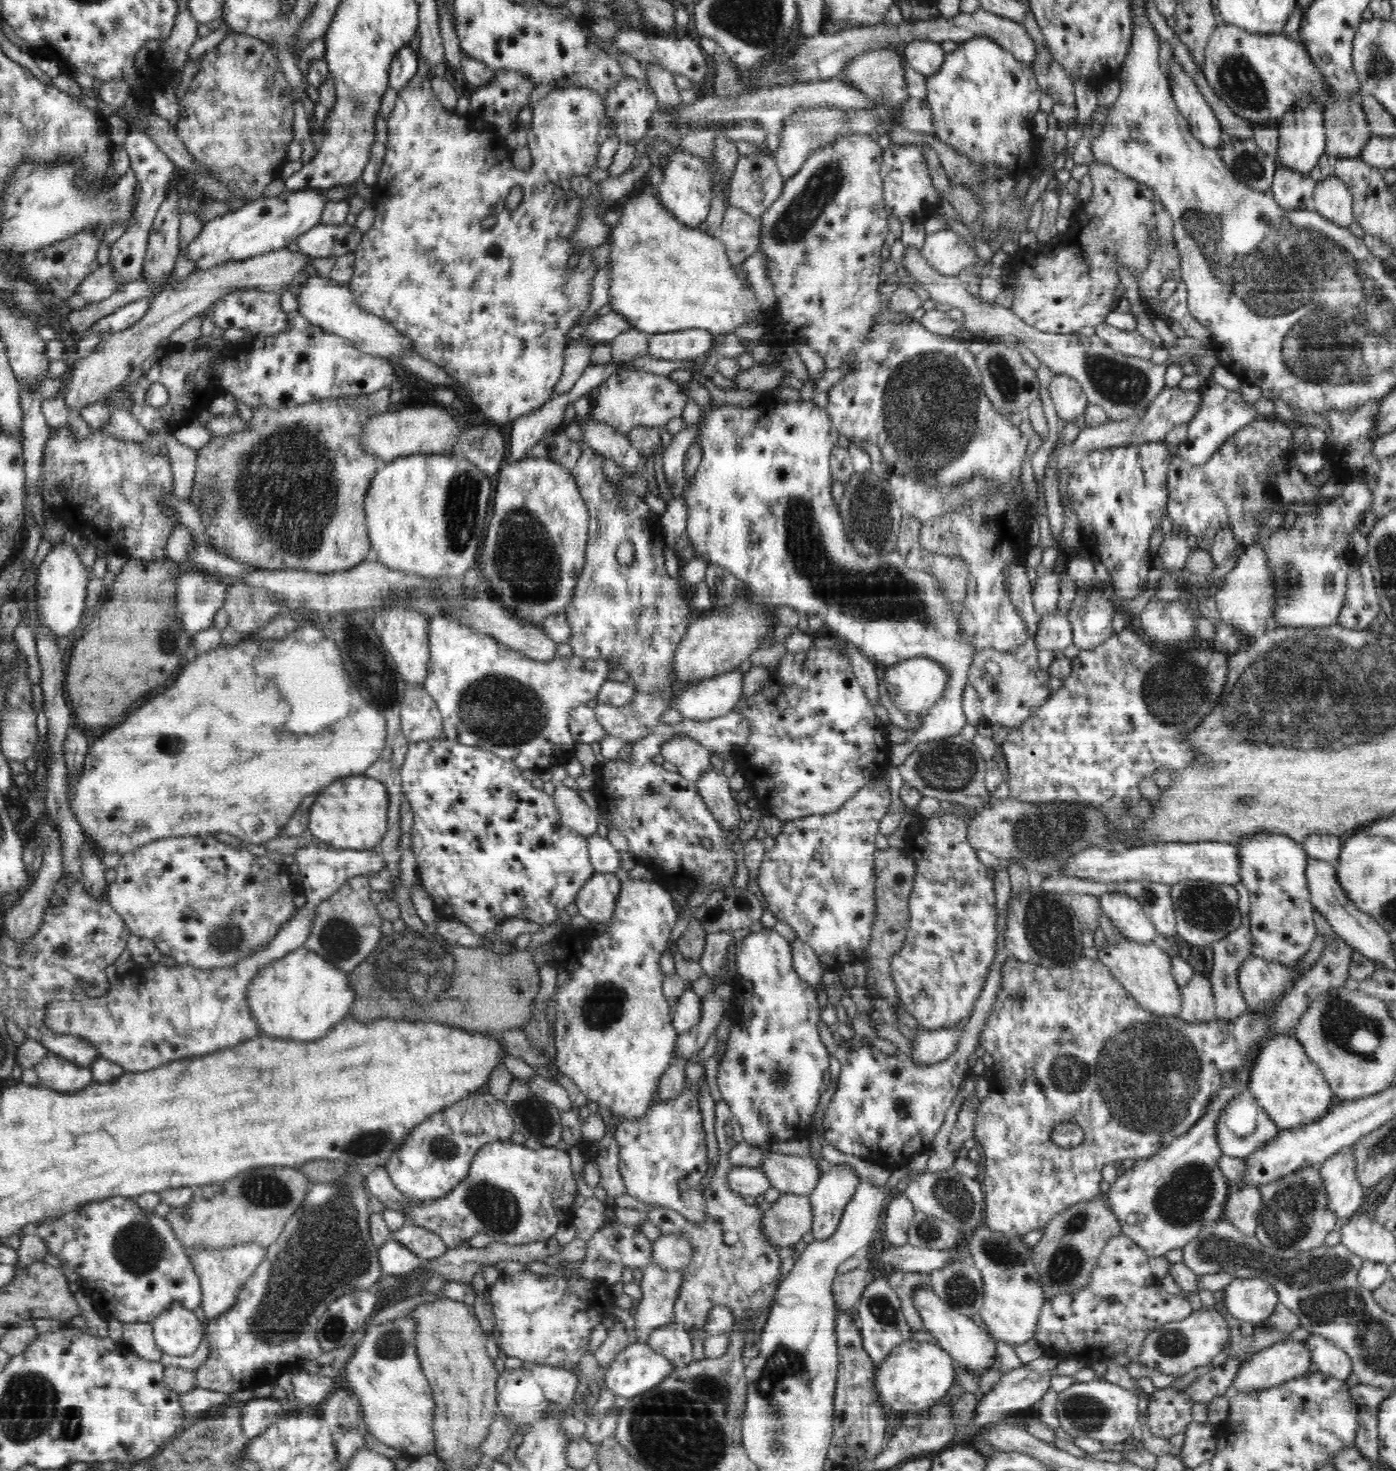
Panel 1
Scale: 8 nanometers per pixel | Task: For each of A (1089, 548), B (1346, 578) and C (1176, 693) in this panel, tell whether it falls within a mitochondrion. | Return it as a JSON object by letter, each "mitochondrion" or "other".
{"A":"other","B":"other","C":"mitochondrion"}

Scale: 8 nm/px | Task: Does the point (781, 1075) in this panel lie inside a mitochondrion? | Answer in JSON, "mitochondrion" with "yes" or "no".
{"mitochondrion":"yes"}

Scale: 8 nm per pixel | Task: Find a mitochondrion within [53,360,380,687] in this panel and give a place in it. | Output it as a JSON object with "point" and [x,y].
{"point":[287,486]}

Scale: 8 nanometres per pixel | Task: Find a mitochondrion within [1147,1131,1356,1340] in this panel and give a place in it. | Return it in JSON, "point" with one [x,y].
{"point":[1287,1218]}

